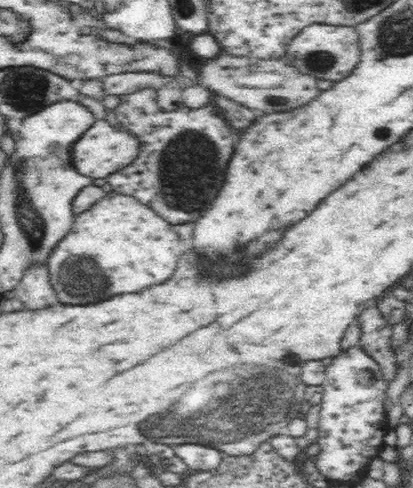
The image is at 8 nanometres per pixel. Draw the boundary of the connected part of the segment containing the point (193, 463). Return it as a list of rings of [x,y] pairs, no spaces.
[[[180,444],[172,446],[177,456],[188,472],[209,471],[220,466],[224,452],[212,446],[198,446],[198,444]]]

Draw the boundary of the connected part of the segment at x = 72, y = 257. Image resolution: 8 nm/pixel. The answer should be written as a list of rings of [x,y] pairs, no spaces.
[[[116,192],[108,193],[102,202],[94,204],[84,214],[78,214],[71,230],[72,232],[67,232],[68,236],[64,236],[52,248],[46,260],[51,271],[51,282],[56,284],[55,291],[60,292],[60,300],[64,304],[84,304],[84,300],[108,300],[116,294],[136,294],[150,286],[162,284],[172,278],[178,256],[182,252],[182,244],[166,220],[162,220],[154,210],[138,200]]]

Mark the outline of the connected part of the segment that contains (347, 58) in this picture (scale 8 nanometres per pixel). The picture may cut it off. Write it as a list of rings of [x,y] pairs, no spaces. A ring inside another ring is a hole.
[[[312,24],[304,28],[292,40],[286,56],[301,74],[312,76],[316,80],[332,80],[338,82],[346,78],[360,60],[360,38],[355,27]]]

